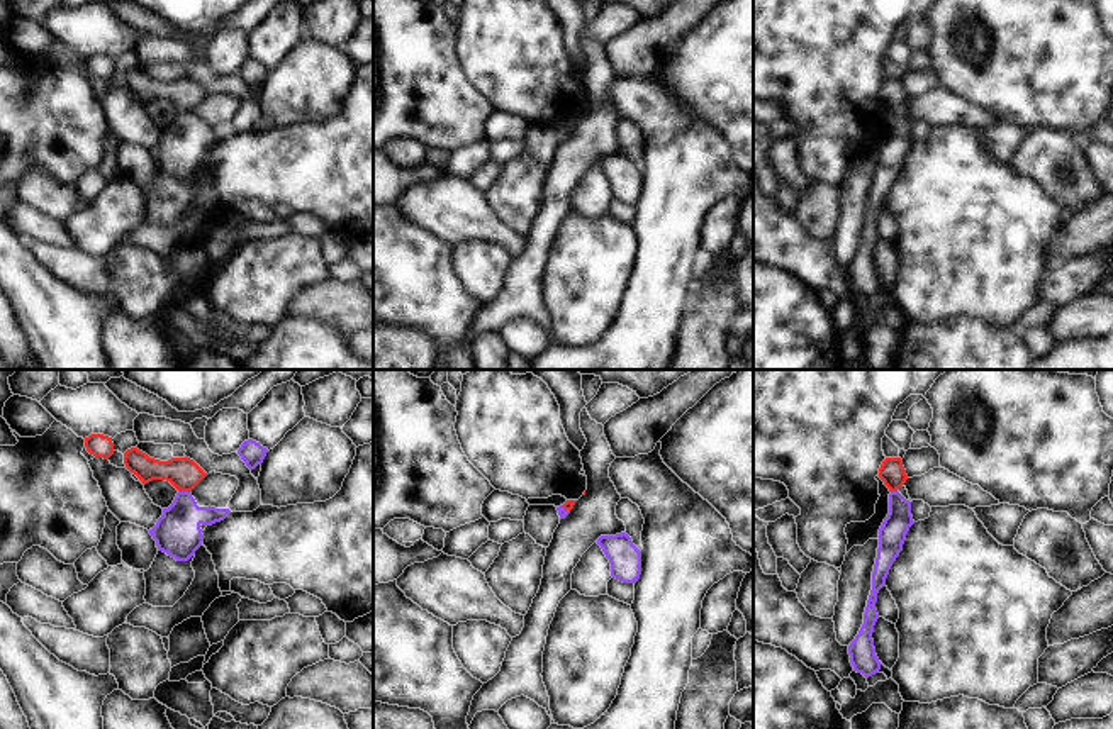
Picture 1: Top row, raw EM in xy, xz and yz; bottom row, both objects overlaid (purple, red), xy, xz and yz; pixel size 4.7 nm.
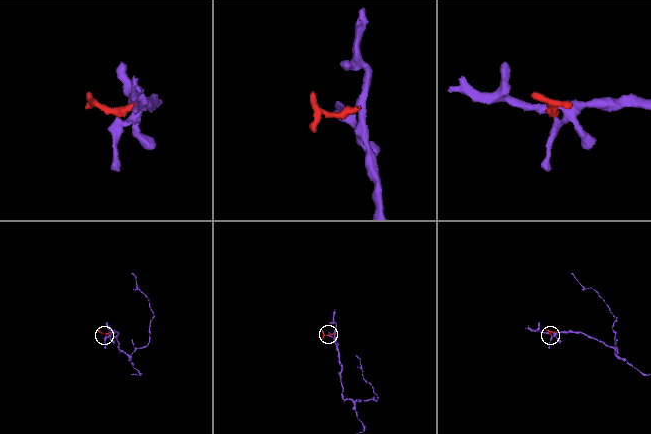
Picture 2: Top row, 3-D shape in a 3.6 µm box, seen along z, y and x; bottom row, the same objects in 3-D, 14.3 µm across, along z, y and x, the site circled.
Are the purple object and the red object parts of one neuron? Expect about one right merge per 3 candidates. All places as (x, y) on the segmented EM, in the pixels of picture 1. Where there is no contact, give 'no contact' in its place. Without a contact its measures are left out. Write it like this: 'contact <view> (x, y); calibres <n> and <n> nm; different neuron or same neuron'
contact xy (184, 492); calibres 220 and 160 nm; different neuron

